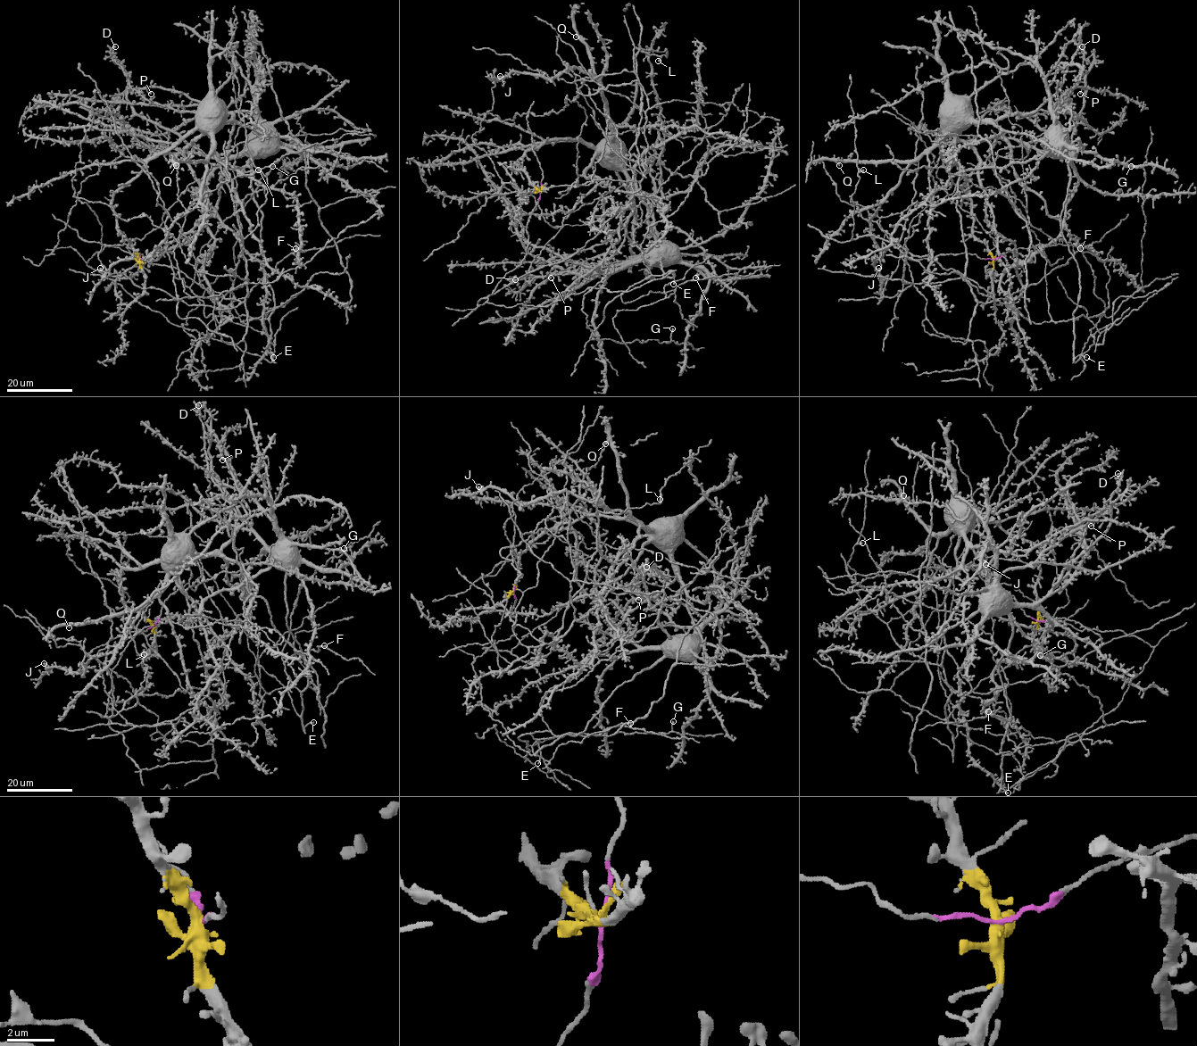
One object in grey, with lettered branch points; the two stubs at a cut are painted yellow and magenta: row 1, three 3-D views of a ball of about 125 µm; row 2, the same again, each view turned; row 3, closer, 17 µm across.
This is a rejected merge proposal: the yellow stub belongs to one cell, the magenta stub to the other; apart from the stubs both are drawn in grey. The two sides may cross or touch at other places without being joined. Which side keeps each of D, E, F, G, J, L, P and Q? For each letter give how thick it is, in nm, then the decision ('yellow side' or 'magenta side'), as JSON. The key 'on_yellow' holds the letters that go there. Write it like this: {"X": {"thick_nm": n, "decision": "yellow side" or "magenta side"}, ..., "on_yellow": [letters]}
{"D": {"thick_nm": 320, "decision": "yellow side"}, "E": {"thick_nm": 200, "decision": "magenta side"}, "F": {"thick_nm": 320, "decision": "magenta side"}, "G": {"thick_nm": 320, "decision": "magenta side"}, "J": {"thick_nm": 440, "decision": "yellow side"}, "L": {"thick_nm": 400, "decision": "yellow side"}, "P": {"thick_nm": 240, "decision": "yellow side"}, "Q": {"thick_nm": 360, "decision": "yellow side"}, "on_yellow": ["D", "J", "L", "P", "Q"]}

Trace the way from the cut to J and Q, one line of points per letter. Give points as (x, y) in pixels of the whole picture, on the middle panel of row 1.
J: (539, 191), (511, 168), (548, 140), (605, 145), (612, 120), (601, 82), (577, 68), (549, 79), (499, 76)
Q: (539, 191), (511, 168), (528, 150), (561, 139), (600, 148), (612, 135), (588, 47), (576, 37)

